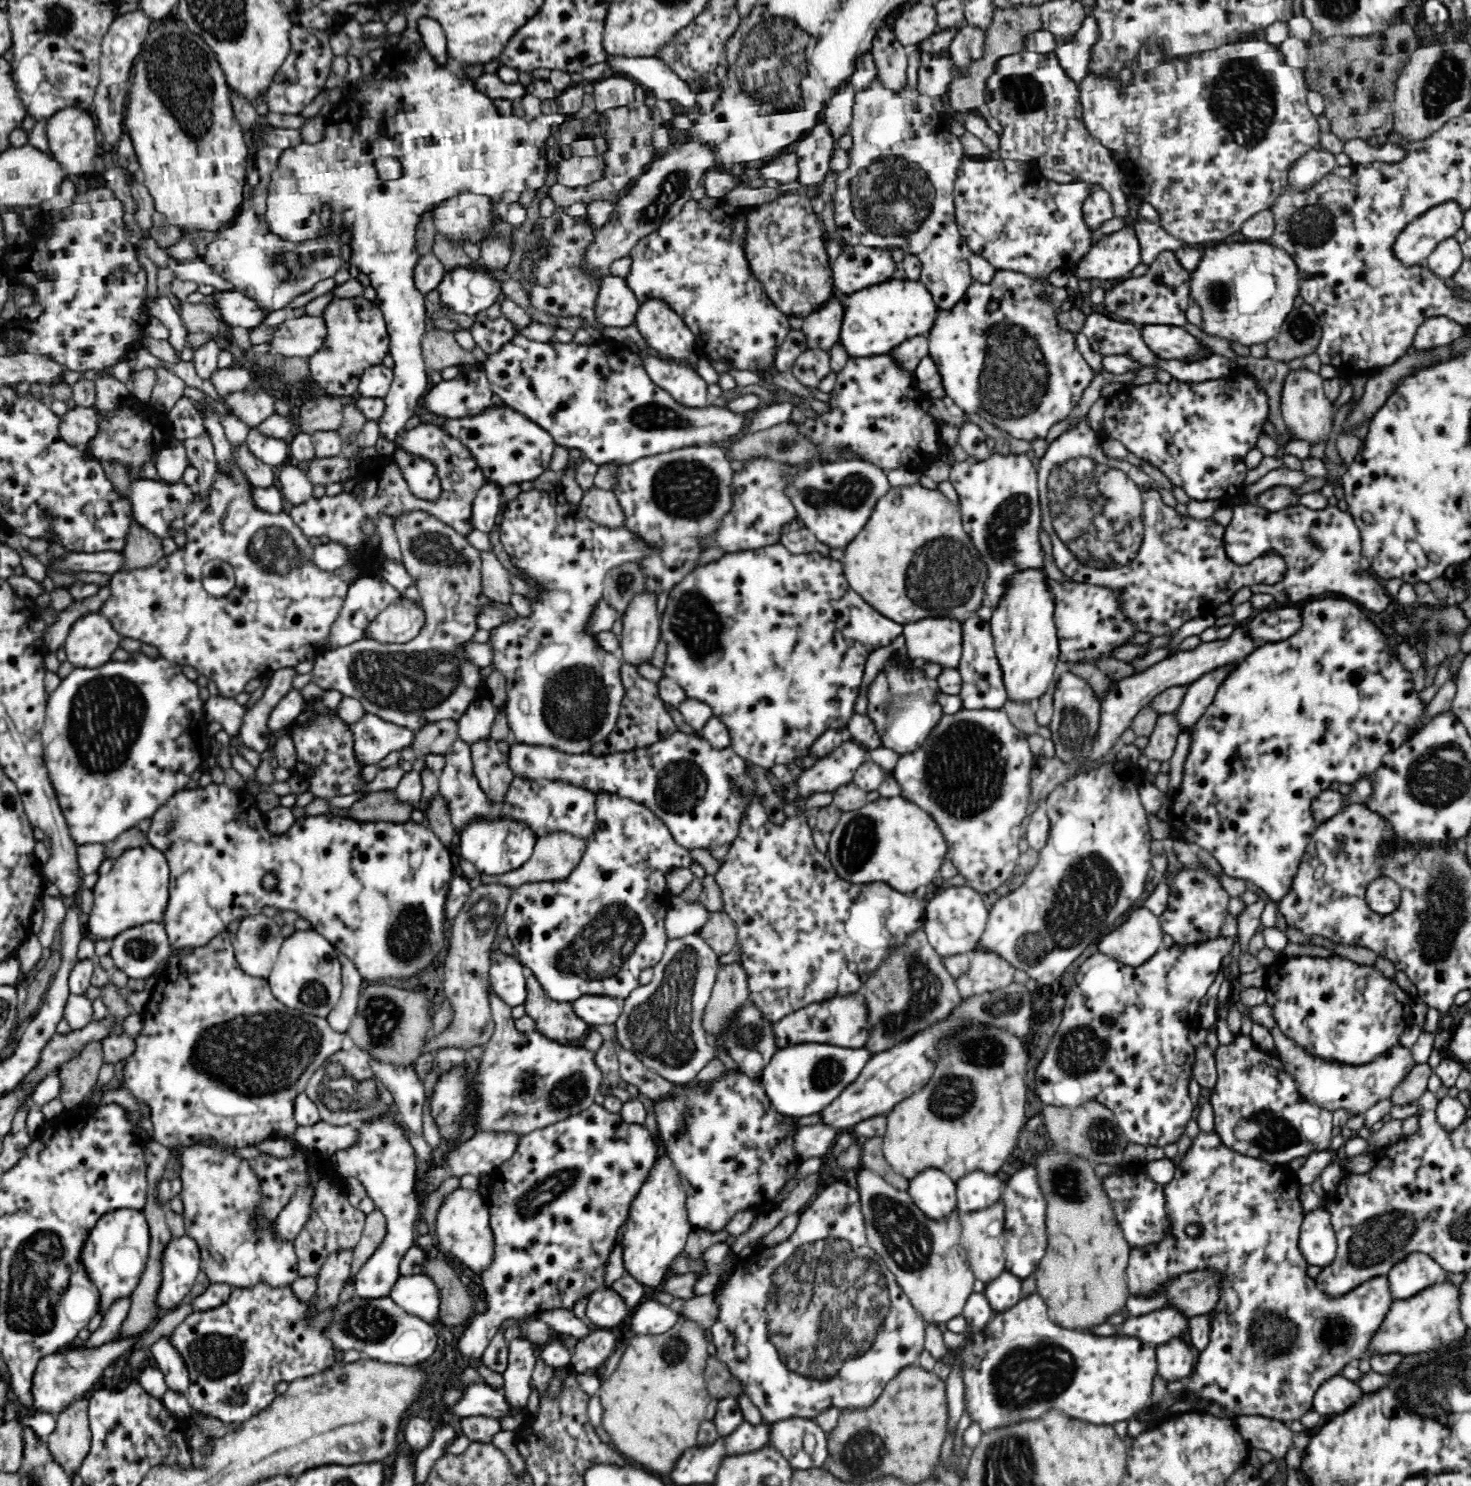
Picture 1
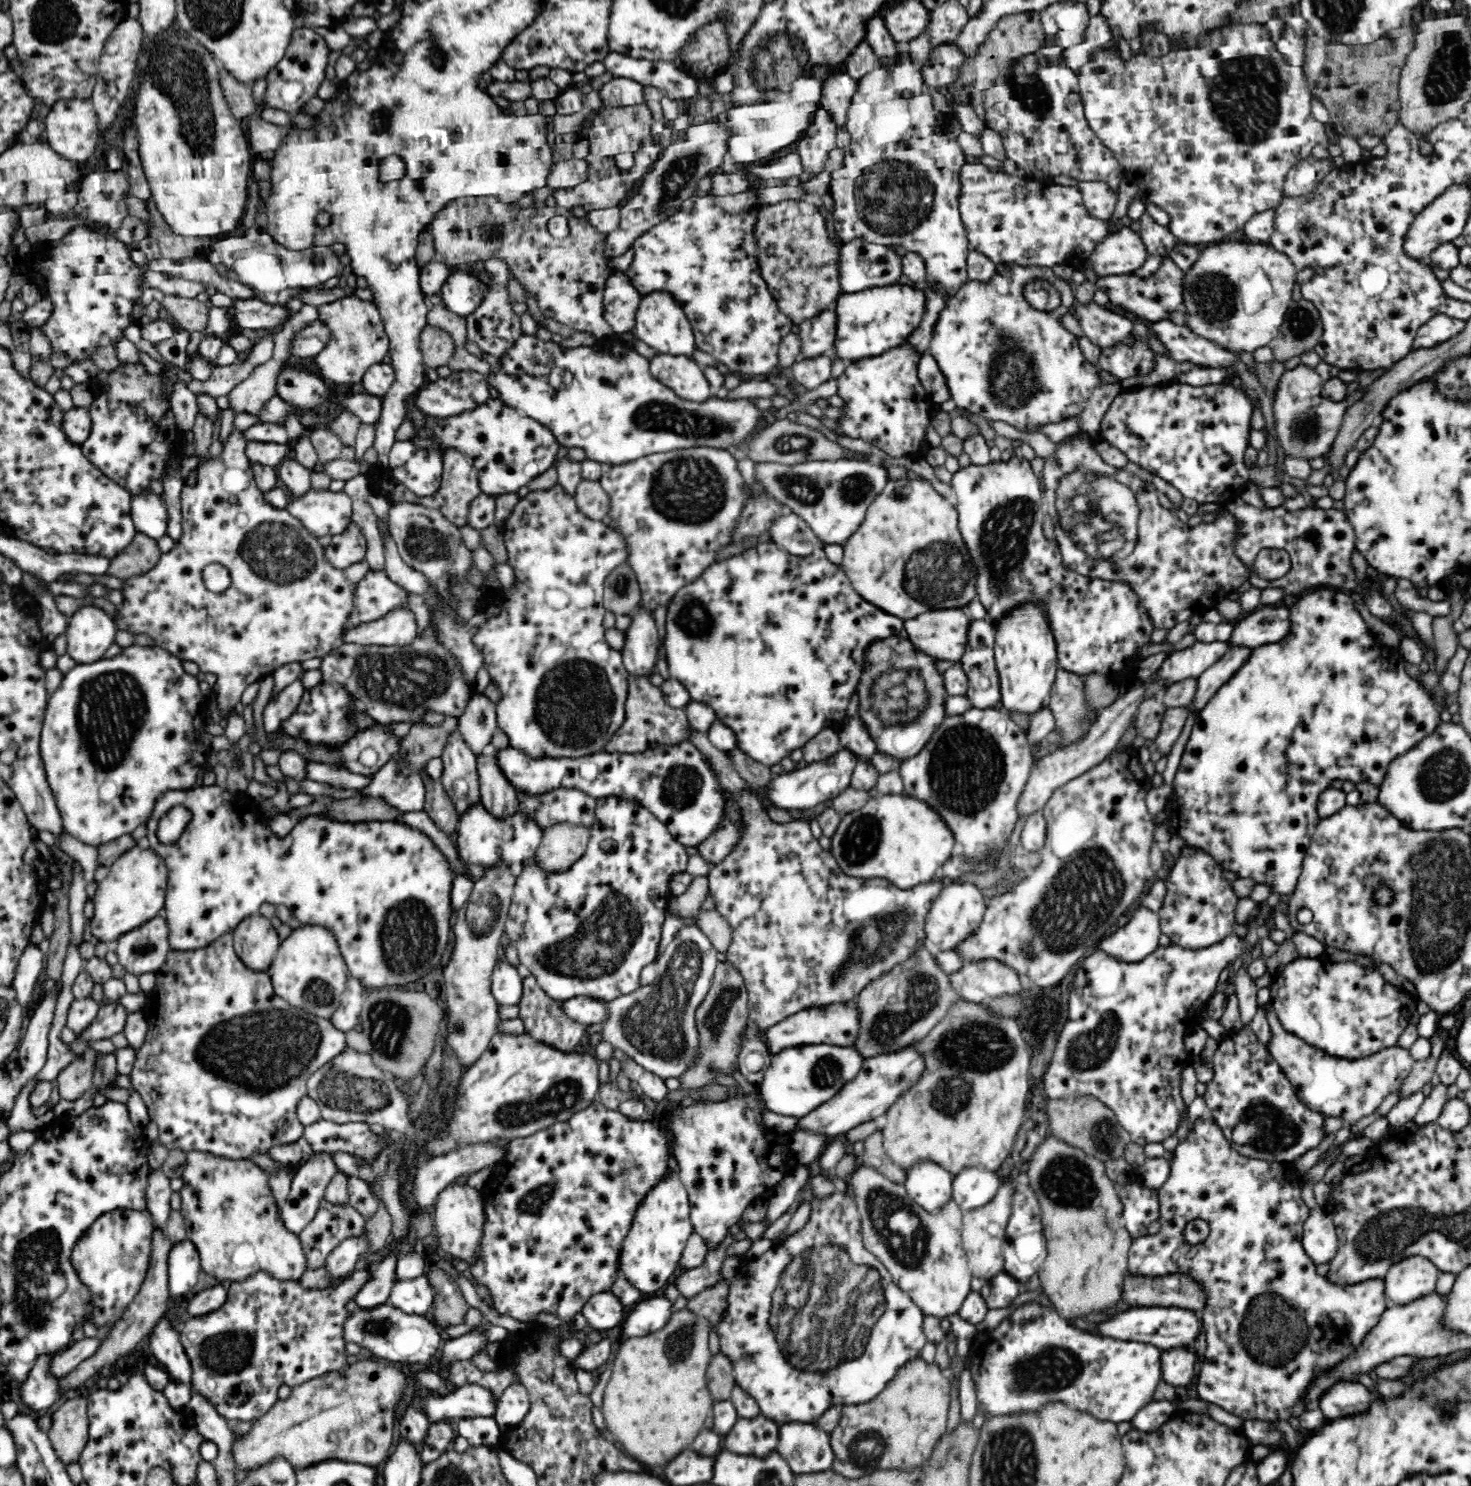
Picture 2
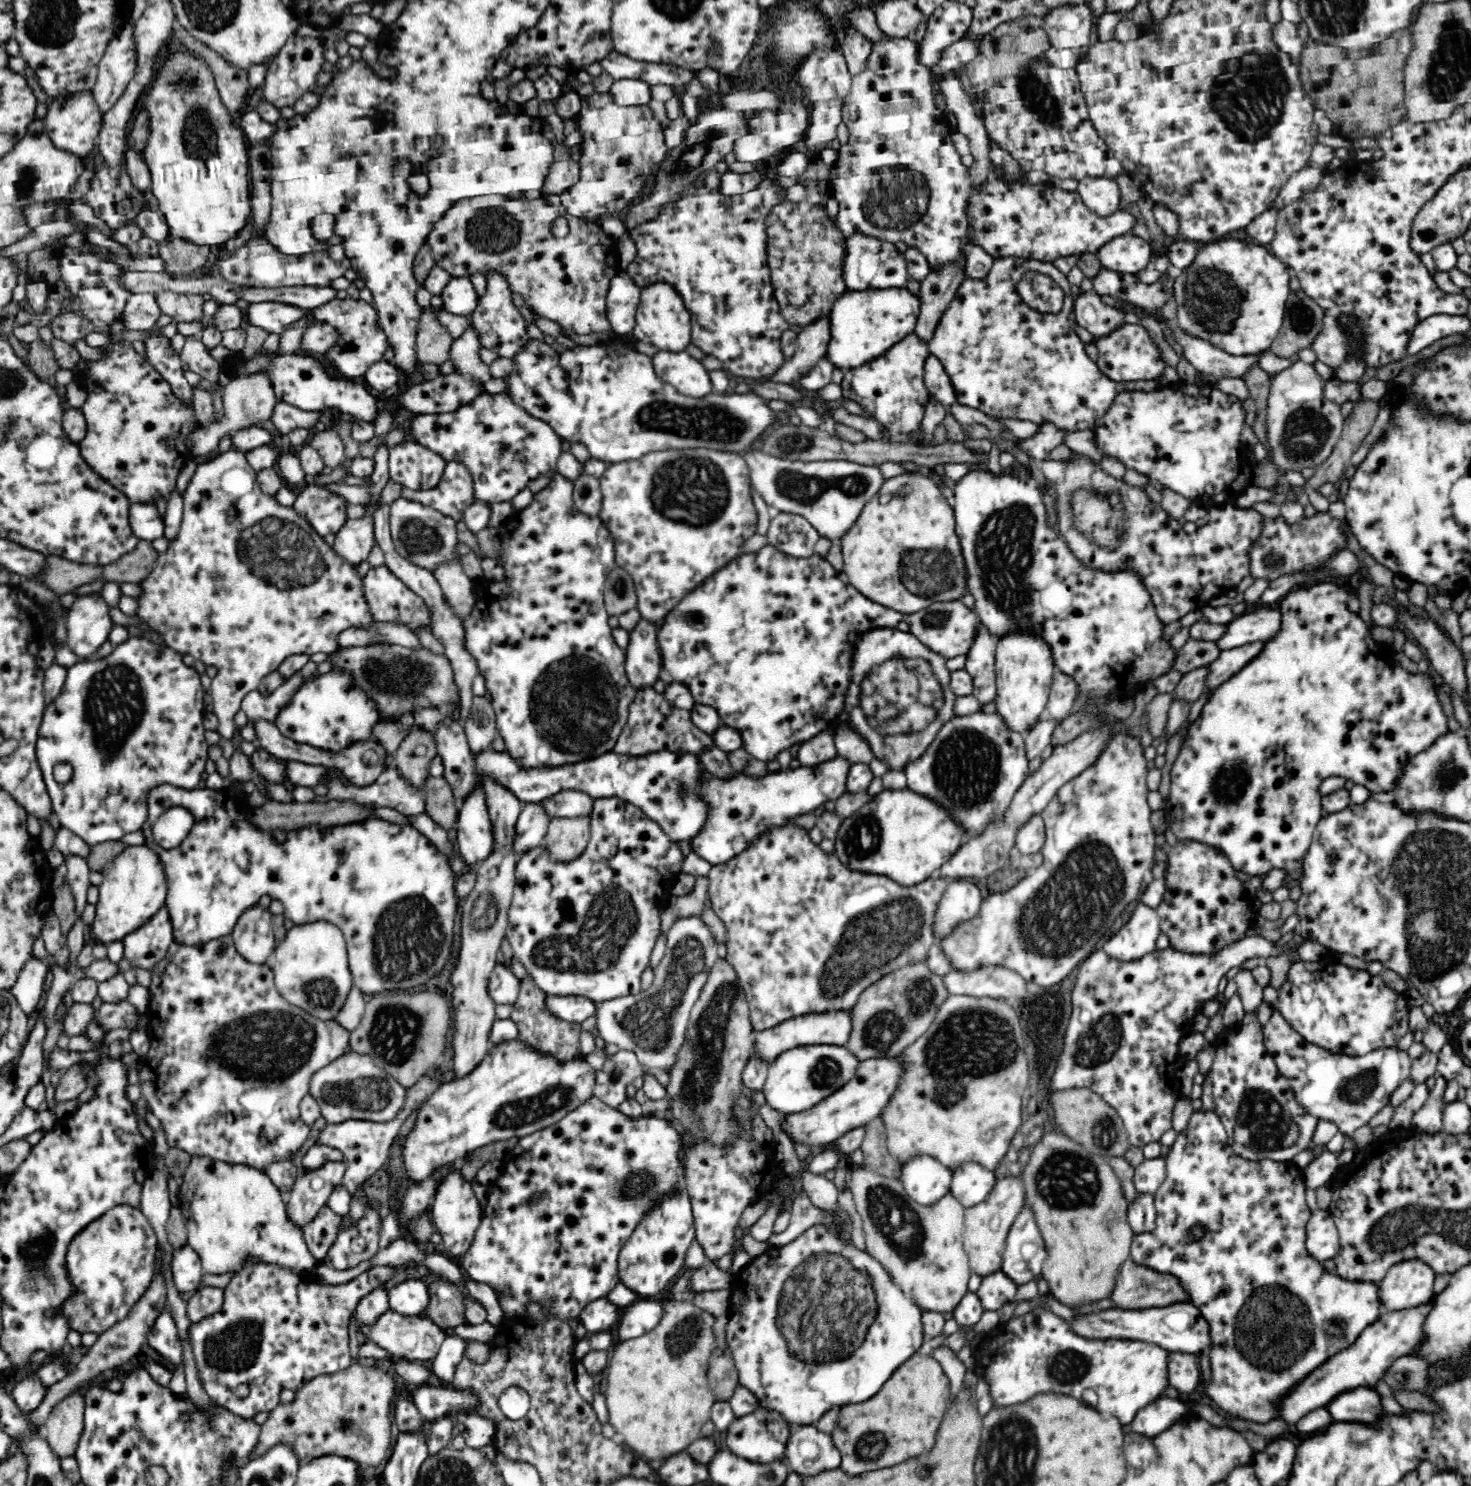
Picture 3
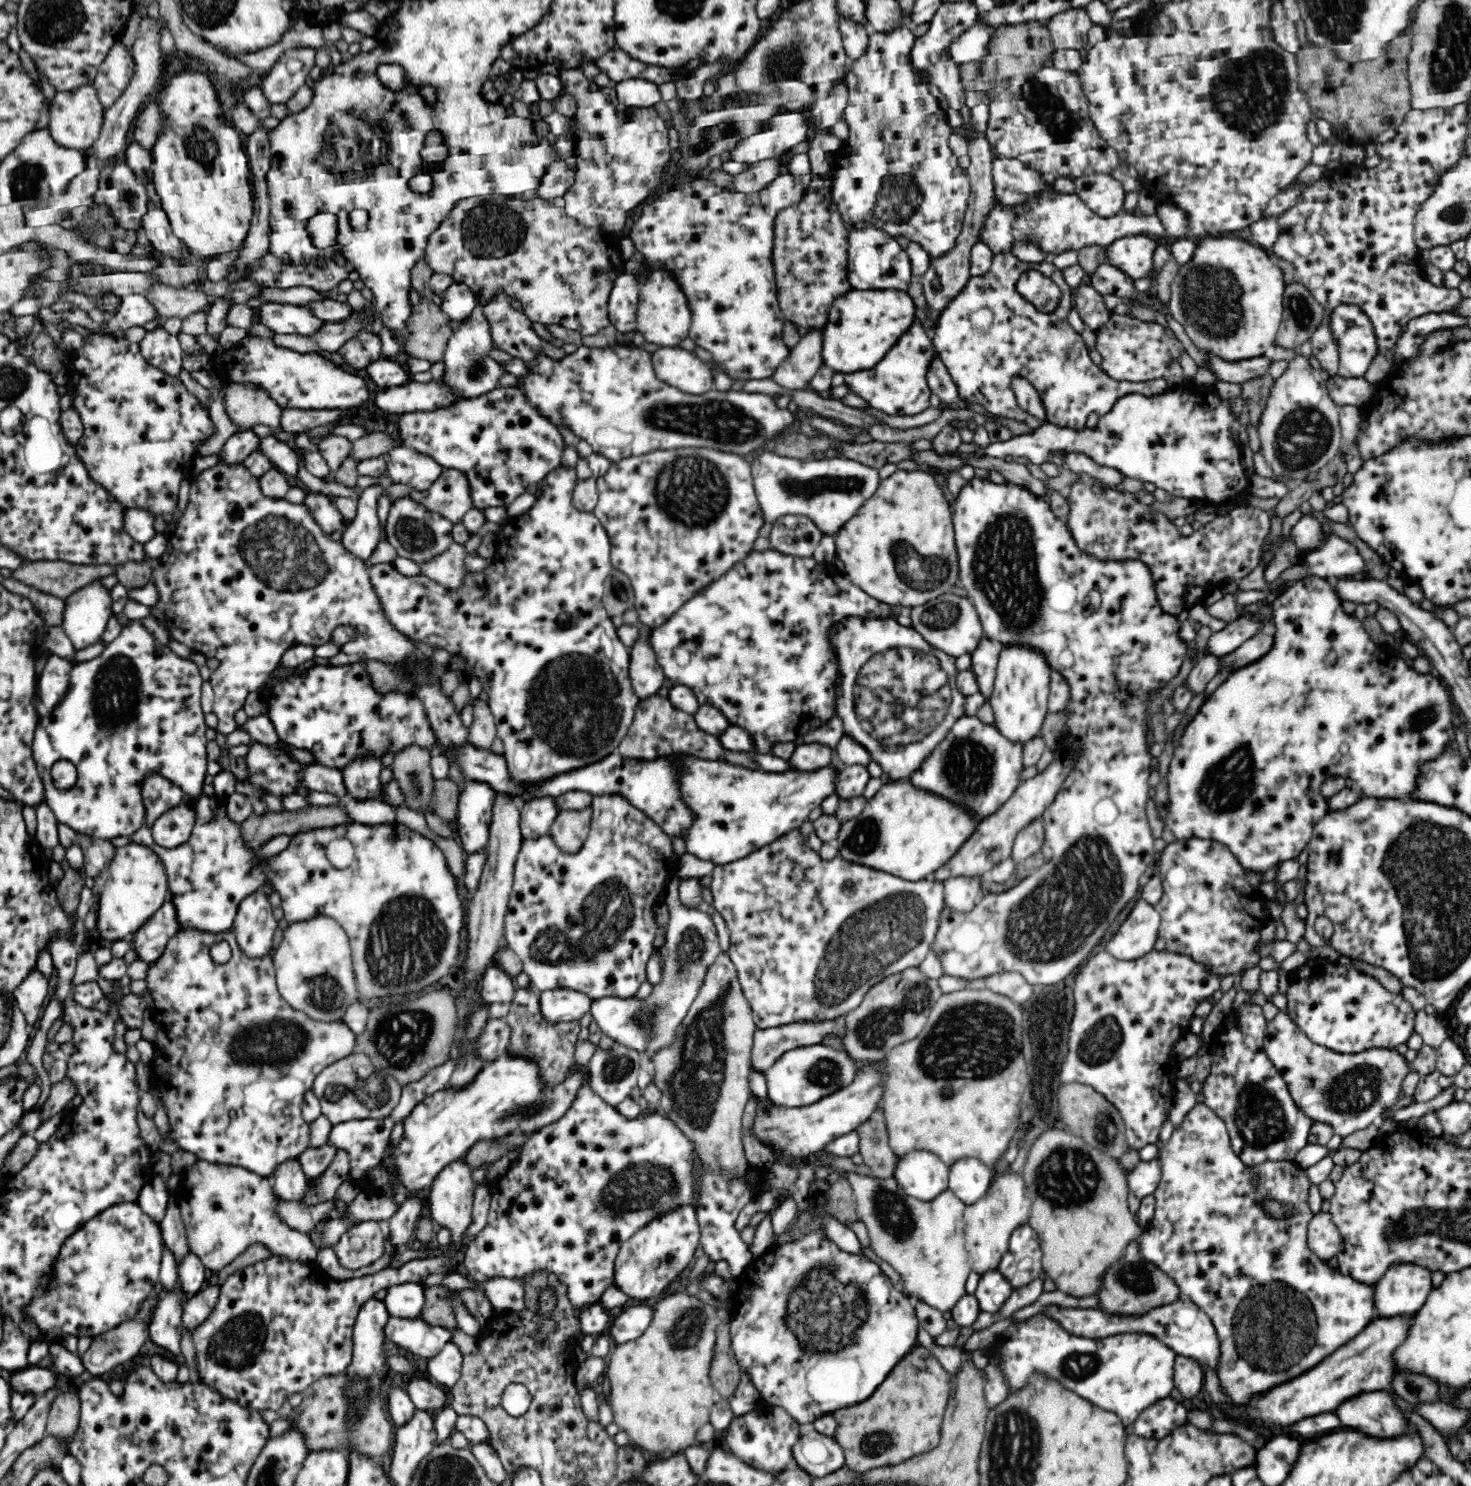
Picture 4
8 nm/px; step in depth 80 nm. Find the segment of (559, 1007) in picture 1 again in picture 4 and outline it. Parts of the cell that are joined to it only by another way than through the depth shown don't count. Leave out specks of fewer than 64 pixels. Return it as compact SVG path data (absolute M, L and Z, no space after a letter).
M531 983L526 987L520 987L513 996L509 1013L504 1020L511 1026L511 1037L507 1046L510 1056L527 1056L536 1064L539 1064L542 1078L549 1084L558 1084L562 1076L576 1066L575 1048L580 1032L580 1021L548 1022L541 1013L541 991Z

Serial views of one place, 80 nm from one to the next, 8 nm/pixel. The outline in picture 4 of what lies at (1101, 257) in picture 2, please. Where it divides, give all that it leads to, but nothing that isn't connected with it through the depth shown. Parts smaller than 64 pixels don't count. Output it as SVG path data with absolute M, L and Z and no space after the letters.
M1131 235L1115 240L1104 248L1106 264L1125 272L1134 281L1144 278L1153 268L1157 243L1157 238L1146 235Z

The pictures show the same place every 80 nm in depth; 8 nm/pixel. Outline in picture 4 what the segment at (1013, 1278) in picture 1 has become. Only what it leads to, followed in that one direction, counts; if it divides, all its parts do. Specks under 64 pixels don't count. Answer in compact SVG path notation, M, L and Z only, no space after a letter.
M988 1271L980 1275L974 1295L983 1312L998 1313L1013 1290L1009 1280L1000 1271Z

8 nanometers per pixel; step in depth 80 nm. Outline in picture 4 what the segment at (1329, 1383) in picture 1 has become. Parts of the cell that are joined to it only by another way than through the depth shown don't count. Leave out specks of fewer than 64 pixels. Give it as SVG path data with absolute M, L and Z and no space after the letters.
M1362 1392L1334 1410L1341 1427L1348 1426L1368 1436L1394 1437L1408 1430L1410 1422L1386 1392Z

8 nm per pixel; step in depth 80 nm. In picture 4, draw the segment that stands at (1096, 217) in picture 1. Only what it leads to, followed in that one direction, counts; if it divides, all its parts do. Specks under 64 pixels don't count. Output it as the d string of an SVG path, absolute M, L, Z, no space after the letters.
M1084 175L1075 178L1075 193L1100 217L1117 216L1124 206L1124 189L1112 175Z

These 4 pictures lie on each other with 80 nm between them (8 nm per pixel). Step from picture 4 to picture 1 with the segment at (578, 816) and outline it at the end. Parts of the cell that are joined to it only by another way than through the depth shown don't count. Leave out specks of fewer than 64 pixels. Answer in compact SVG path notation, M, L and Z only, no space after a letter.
M554 832L546 838L537 840L532 856L516 870L505 872L502 876L484 876L484 885L500 884L512 890L526 883L563 881L578 866L586 852L587 842L579 840L566 832Z

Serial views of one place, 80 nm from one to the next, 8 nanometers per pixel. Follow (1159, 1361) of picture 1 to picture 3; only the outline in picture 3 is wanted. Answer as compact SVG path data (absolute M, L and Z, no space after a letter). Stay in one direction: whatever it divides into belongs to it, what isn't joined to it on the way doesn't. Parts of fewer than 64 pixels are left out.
M1168 1351L1166 1365L1168 1365L1166 1375L1169 1384L1176 1388L1183 1398L1201 1381L1197 1355Z

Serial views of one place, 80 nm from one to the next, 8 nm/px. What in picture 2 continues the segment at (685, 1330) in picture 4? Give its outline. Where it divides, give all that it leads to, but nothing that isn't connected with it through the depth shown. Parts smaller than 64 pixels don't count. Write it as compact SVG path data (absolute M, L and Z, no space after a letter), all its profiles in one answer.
M684 1309L674 1312L661 1331L621 1338L612 1373L602 1395L601 1411L615 1443L633 1459L665 1468L694 1442L705 1427L706 1418L713 1414L715 1400L705 1377L713 1357L708 1346L710 1328L708 1320Z

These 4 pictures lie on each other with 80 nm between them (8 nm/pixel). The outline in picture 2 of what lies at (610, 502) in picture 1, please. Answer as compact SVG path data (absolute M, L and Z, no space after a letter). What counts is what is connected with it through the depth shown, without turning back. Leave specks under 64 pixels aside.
M582 479L576 489L575 502L580 512L588 518L609 522L610 497L599 481Z

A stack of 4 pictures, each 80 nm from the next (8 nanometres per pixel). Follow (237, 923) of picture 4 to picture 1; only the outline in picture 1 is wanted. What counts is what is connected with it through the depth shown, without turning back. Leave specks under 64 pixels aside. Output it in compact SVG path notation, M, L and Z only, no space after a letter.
M260 913L243 917L231 943L235 959L246 975L267 978L285 940L276 921Z

